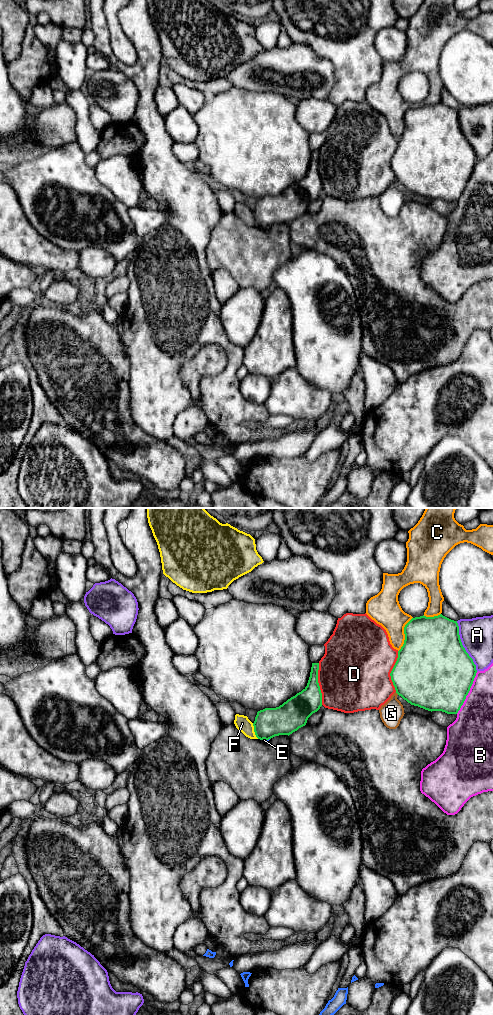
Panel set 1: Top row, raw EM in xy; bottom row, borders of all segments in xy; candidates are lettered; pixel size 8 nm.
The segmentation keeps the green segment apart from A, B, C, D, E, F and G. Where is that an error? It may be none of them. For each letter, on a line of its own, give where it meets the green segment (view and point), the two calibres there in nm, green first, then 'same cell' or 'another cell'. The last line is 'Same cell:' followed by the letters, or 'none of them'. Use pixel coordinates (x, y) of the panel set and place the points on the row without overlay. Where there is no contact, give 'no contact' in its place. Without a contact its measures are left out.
A: xy (462, 134) | 500/260 nm | another cell
B: xy (468, 180) | 500/300 nm | another cell
C: xy (404, 121) | 460/240 nm | another cell
D: xy (318, 172) | 220/500 nm | another cell
E: xy (265, 227) | 240/20 nm | another cell
F: xy (254, 219) | 240/120 nm | another cell
G: xy (397, 181) | 480/190 nm | another cell
Same cell: none of them

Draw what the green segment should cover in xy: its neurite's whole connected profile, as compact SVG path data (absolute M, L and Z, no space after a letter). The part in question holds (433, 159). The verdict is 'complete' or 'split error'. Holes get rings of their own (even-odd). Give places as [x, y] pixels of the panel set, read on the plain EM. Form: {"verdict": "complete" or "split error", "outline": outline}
{"verdict": "complete", "outline": "M442 102L412 106L404 115L405 128L390 161L396 181L428 199L457 202L473 172L477 158L462 133L457 109Z"}

